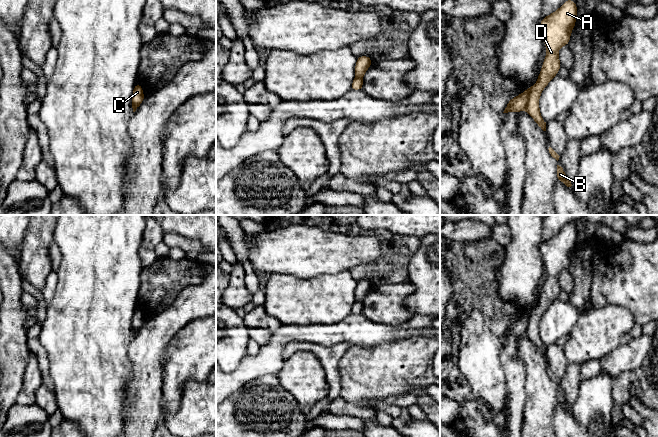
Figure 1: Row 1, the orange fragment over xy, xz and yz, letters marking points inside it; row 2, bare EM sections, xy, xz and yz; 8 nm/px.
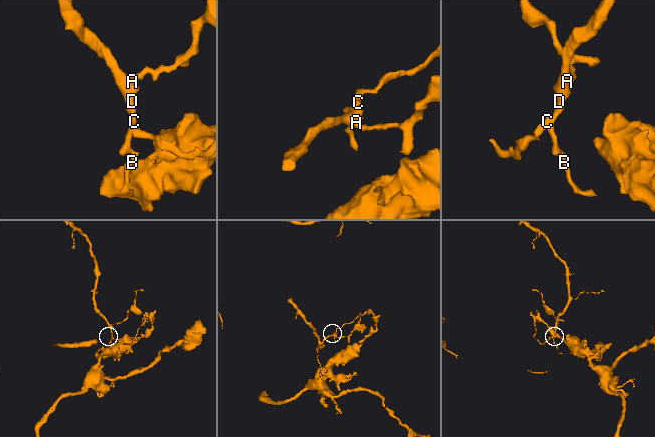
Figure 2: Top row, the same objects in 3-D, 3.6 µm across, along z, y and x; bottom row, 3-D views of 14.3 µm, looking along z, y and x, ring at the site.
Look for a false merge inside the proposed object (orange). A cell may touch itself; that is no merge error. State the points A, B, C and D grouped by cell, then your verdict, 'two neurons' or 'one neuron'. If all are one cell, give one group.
A B D / C | two neurons

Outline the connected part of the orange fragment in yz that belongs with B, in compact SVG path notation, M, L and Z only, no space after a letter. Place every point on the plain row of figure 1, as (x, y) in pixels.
M557 389L557 404L562 405L567 411L571 411L571 405L566 401L563 392Z

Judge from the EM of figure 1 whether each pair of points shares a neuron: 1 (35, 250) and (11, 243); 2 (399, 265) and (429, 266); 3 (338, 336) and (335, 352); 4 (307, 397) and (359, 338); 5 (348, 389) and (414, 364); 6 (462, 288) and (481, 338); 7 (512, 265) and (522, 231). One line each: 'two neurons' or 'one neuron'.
1: two neurons
2: two neurons
3: two neurons
4: two neurons
5: one neuron
6: two neurons
7: one neuron

